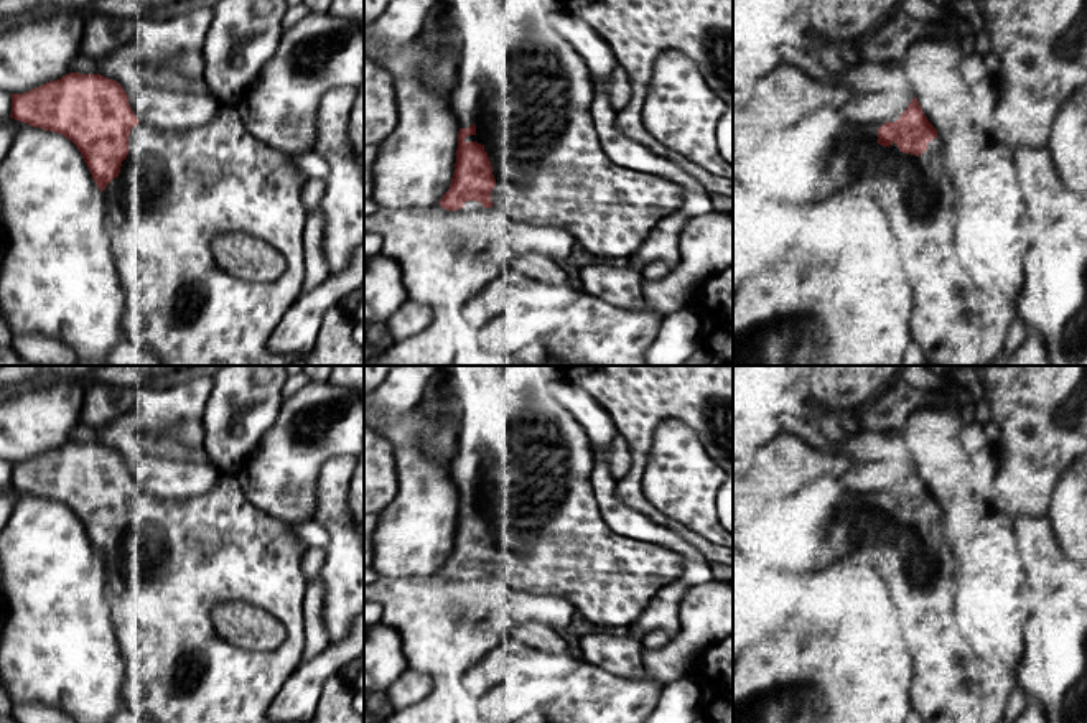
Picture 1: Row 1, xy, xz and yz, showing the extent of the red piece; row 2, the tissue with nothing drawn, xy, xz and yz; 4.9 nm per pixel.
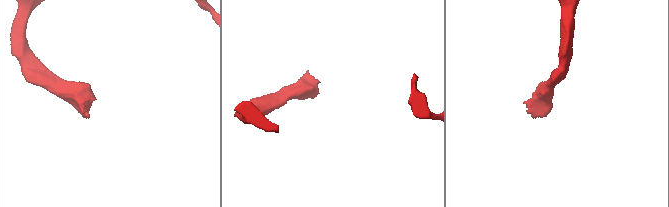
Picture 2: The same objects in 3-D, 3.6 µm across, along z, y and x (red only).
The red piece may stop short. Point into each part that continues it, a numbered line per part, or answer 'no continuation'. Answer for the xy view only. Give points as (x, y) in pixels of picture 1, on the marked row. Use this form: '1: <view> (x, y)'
1: xy (177, 191)

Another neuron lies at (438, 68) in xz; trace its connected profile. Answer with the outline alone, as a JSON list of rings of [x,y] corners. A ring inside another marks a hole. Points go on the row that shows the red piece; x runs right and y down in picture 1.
[[[364,23],[364,56],[374,64],[387,71],[394,81],[417,76],[427,82],[427,86],[436,92],[443,102],[451,107],[451,97],[458,79],[458,56],[455,49],[438,49],[435,46],[422,46],[415,38],[387,46],[377,40],[371,40],[367,31],[371,23]]]

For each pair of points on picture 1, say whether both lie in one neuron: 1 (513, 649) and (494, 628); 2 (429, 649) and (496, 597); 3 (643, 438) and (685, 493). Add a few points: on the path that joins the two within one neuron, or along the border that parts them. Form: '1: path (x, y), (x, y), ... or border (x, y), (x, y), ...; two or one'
1: border (509, 636), (499, 646); two
2: path (445, 629), (452, 615), (461, 605), (476, 605); one
3: border (674, 419), (666, 419), (654, 433), (641, 486); two

